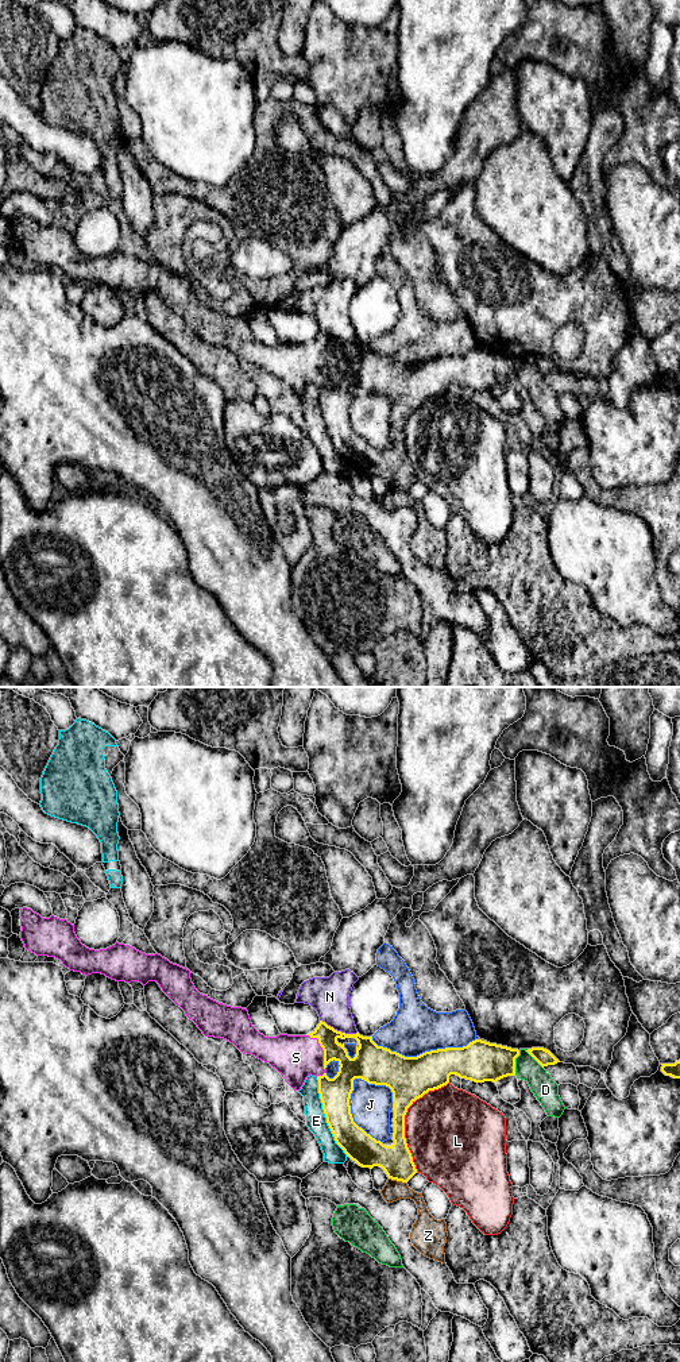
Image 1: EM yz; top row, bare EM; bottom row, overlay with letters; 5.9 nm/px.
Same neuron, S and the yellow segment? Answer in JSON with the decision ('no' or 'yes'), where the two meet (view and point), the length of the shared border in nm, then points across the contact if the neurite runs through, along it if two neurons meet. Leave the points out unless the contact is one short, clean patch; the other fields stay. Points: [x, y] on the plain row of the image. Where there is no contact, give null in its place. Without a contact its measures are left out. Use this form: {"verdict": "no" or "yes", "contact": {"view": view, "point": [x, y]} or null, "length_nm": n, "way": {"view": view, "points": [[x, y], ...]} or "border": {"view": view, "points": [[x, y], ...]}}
{"verdict": "yes", "contact": {"view": "yz", "point": [323, 358]}, "length_nm": 240, "way": {"view": "yz", "points": [[340, 396], [343, 370], [323, 358], [296, 366]]}}

